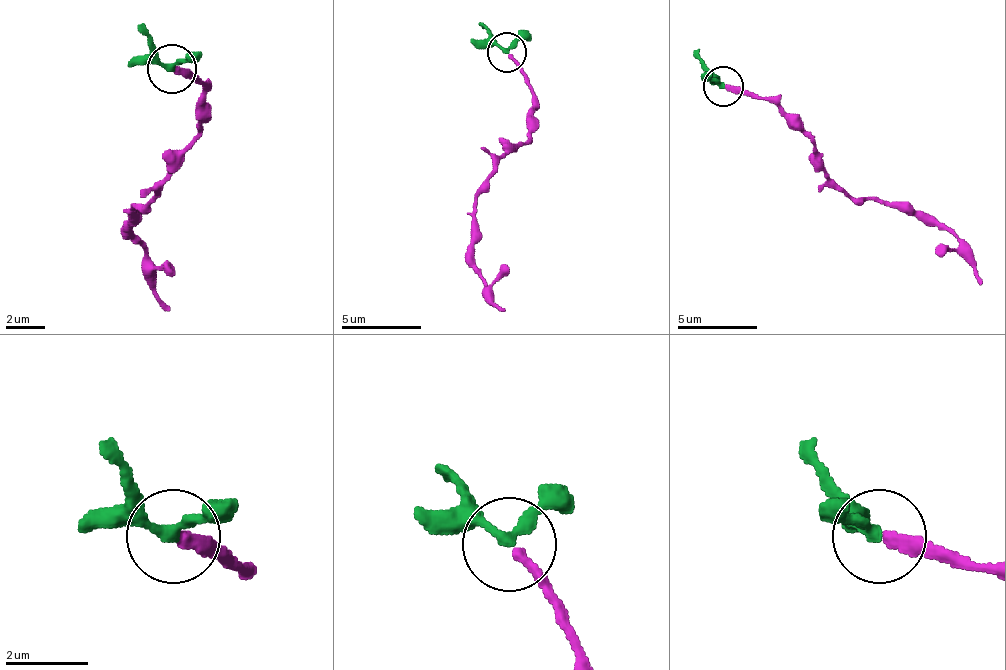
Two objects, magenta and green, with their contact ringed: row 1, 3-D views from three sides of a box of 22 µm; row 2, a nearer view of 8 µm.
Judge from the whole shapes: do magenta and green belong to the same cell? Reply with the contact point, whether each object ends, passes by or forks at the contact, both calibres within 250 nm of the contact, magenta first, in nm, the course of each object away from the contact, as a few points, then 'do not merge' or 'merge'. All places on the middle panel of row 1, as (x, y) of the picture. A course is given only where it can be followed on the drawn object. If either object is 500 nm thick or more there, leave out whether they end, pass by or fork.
at (506, 52); magenta ends there; green passes by; 280 nm thick on the magenta side, 240 nm on the other; magenta runs (507, 55), (531, 99), (531, 119), (523, 143), (484, 182), (472, 262), (503, 310); green runs (507, 51), (496, 43), (484, 27); merge

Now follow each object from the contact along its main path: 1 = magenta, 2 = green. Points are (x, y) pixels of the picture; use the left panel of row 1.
1: (173, 70), (202, 84), (192, 147), (134, 210), (129, 225), (149, 254), (149, 273), (168, 312)
2: (173, 70), (158, 60), (144, 21)

